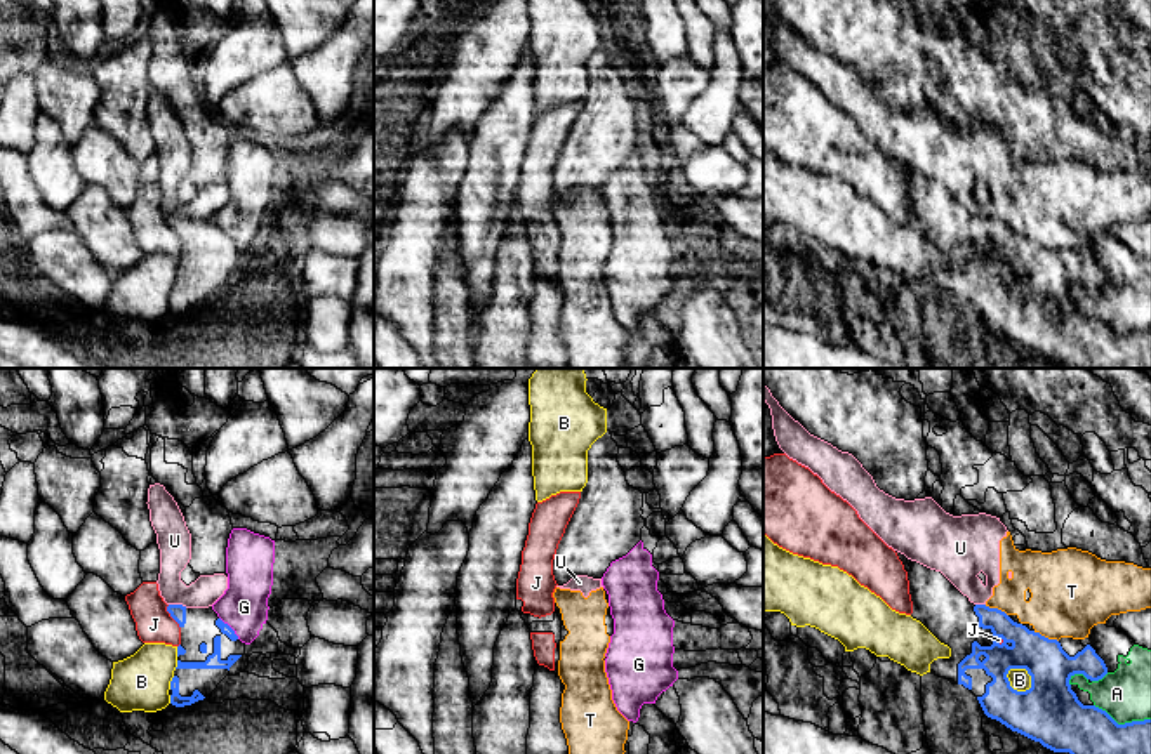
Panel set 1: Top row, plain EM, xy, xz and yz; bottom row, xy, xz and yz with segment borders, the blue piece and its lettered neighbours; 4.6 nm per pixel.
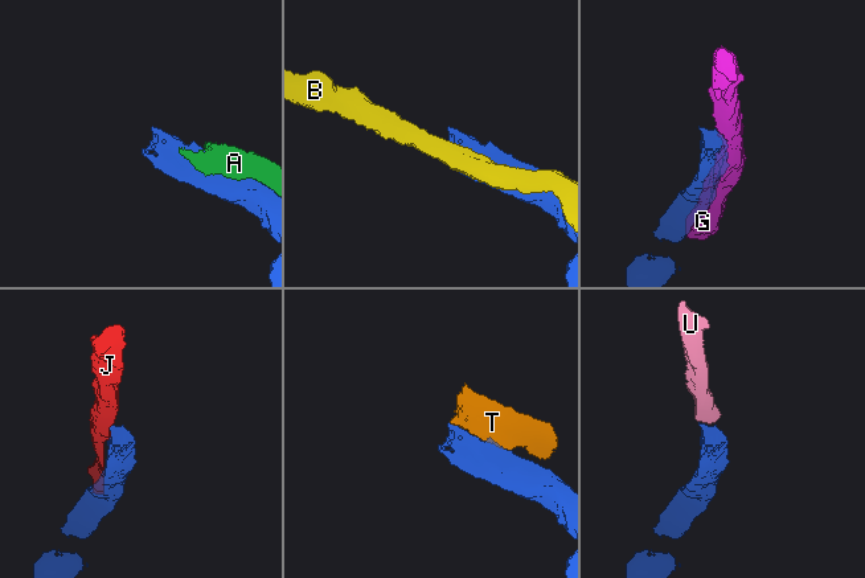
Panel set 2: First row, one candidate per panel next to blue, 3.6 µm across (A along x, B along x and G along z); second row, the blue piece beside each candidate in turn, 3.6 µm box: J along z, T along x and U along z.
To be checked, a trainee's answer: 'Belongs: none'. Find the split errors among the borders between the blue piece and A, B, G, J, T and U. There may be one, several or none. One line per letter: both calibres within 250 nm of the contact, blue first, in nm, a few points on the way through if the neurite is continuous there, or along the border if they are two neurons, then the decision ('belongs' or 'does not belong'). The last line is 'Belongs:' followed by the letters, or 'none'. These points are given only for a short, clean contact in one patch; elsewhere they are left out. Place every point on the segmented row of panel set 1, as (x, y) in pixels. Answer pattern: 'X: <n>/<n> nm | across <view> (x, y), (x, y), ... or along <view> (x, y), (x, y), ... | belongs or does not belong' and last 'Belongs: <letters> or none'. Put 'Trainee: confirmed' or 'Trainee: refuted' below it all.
A: 240/240 nm | does not belong
B: 280/100 nm | does not belong
G: 50/220 nm | does not belong
J: 80/170 nm | does not belong
T: 200/380 nm | does not belong
U: 80/140 nm | along xy (169, 603), (186, 607) | does not belong
Belongs: none
Trainee: confirmed

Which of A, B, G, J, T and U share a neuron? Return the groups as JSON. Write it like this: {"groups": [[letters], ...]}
{"groups": [["A", "J"], ["B"], ["G"], ["T", "U"]]}

